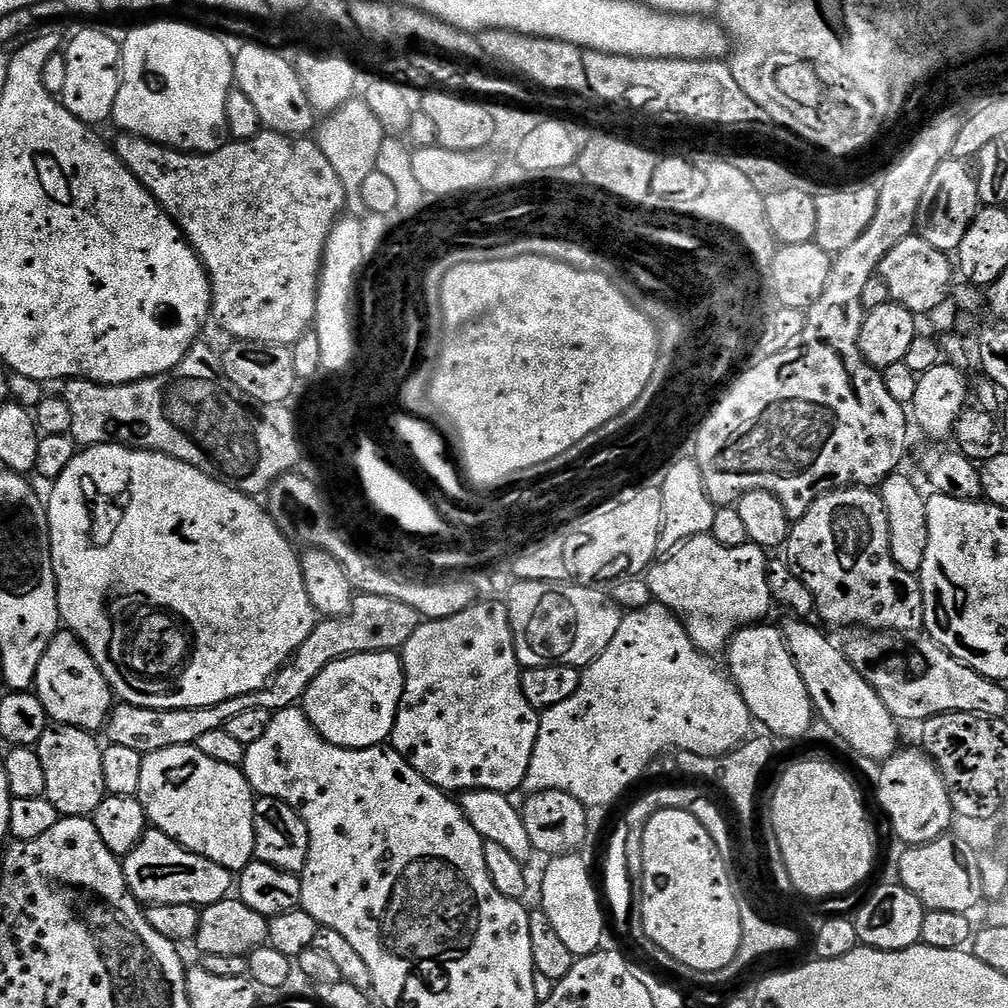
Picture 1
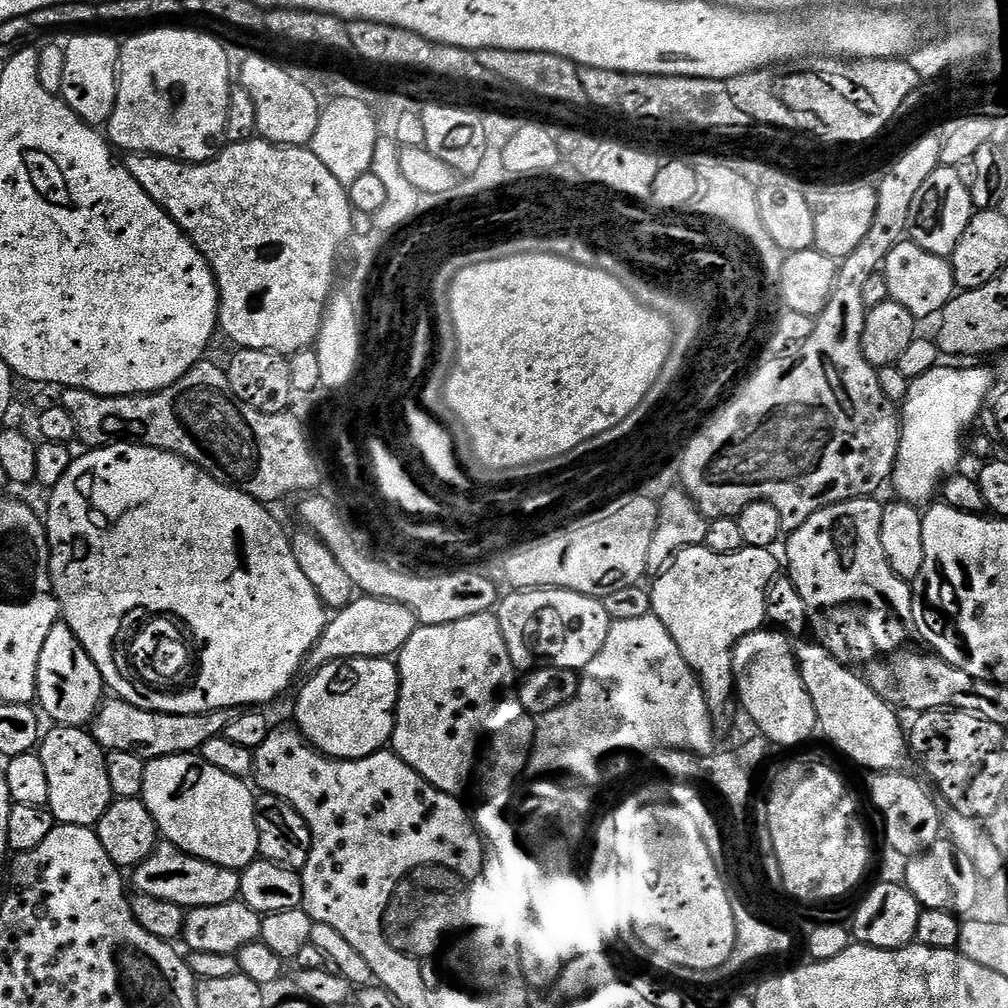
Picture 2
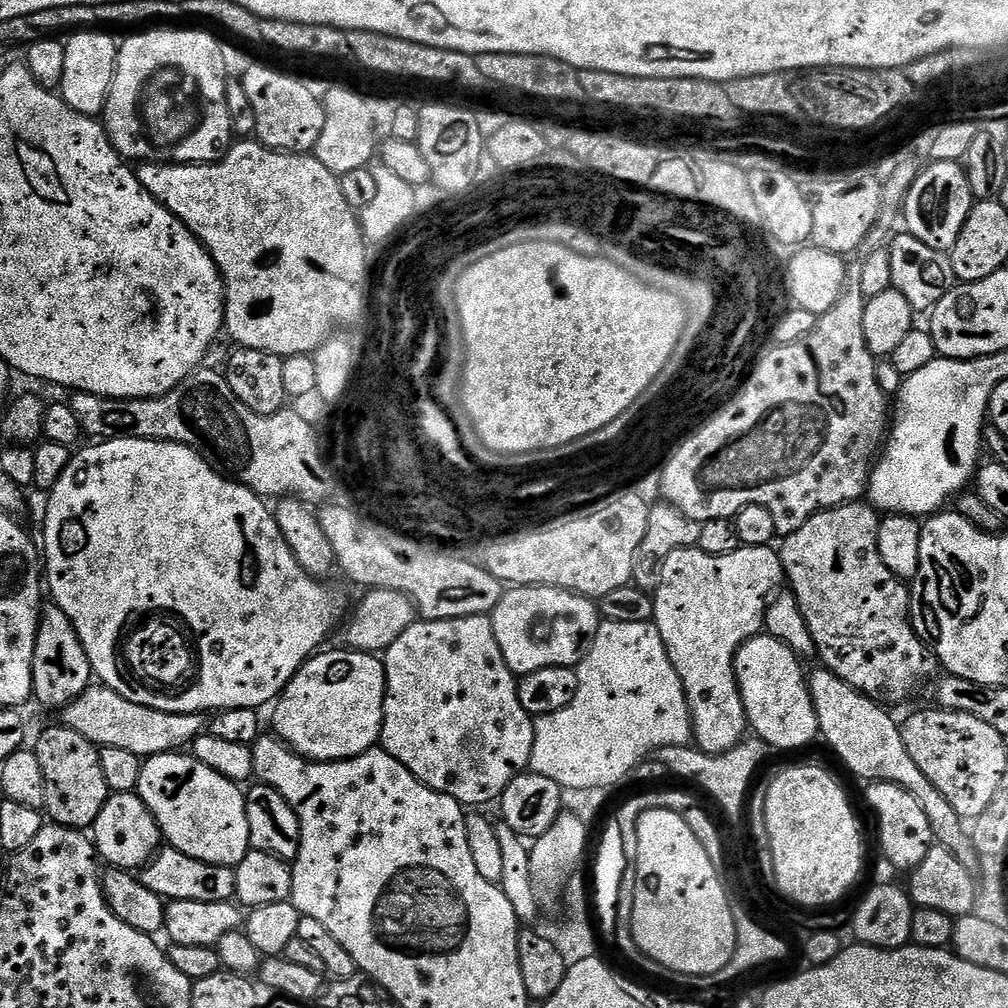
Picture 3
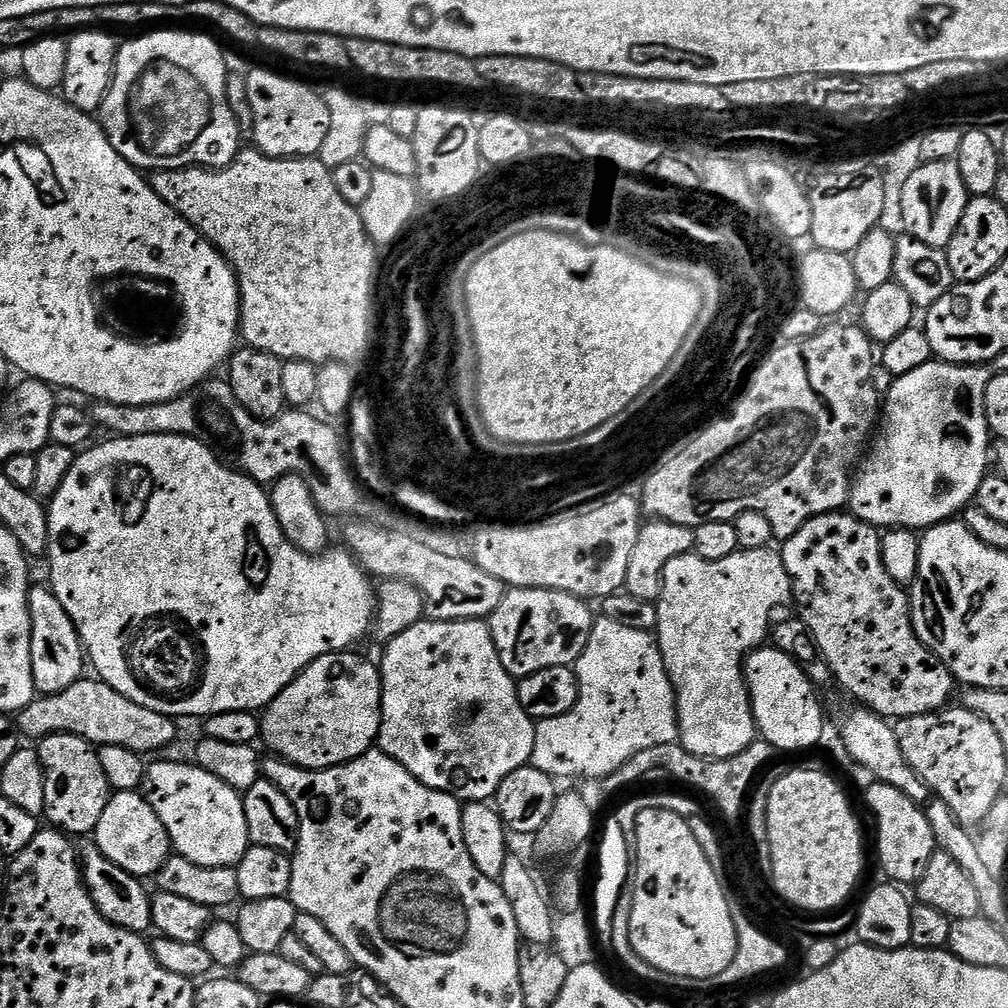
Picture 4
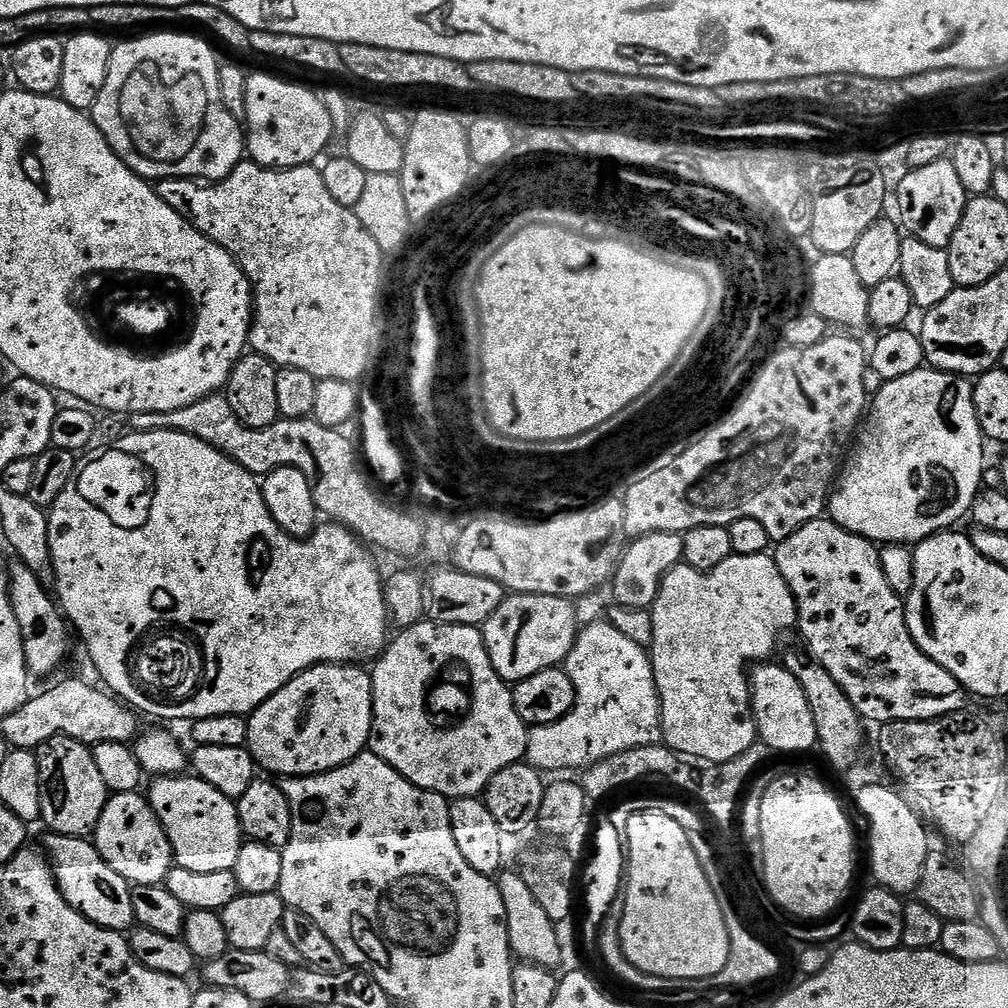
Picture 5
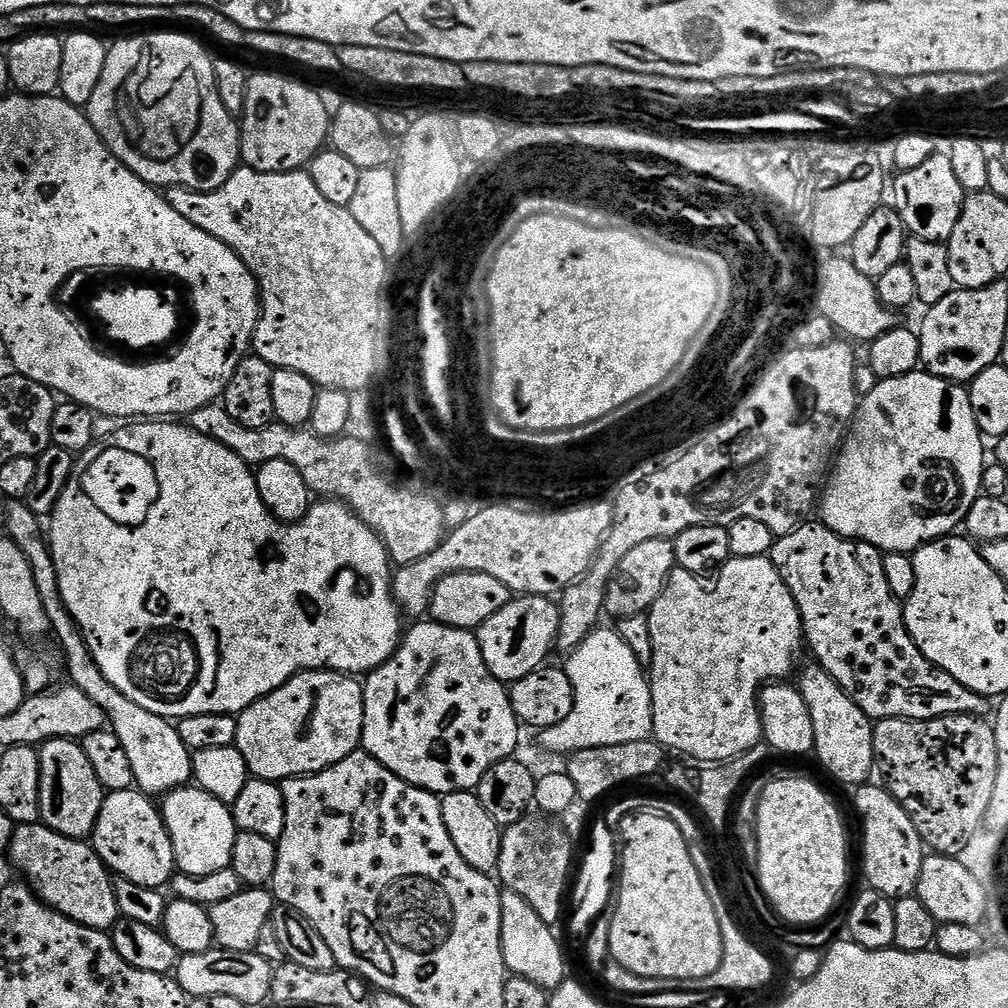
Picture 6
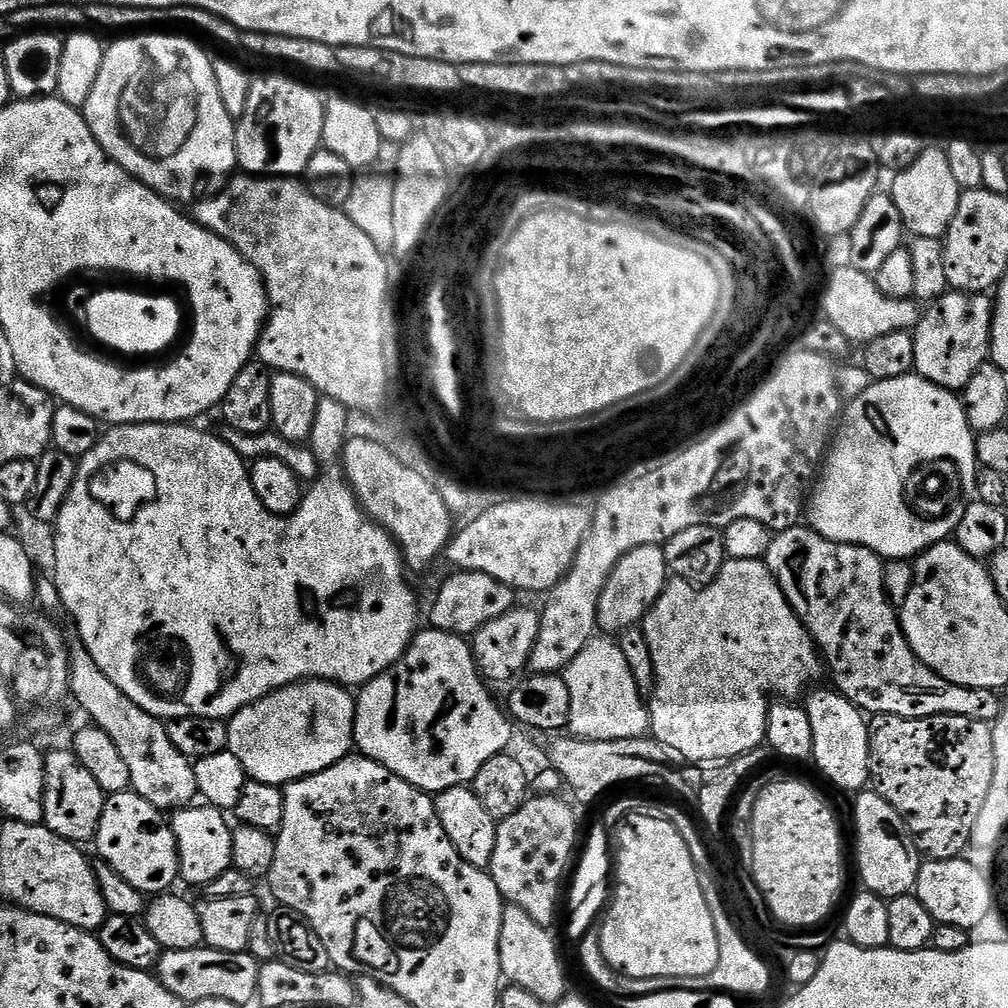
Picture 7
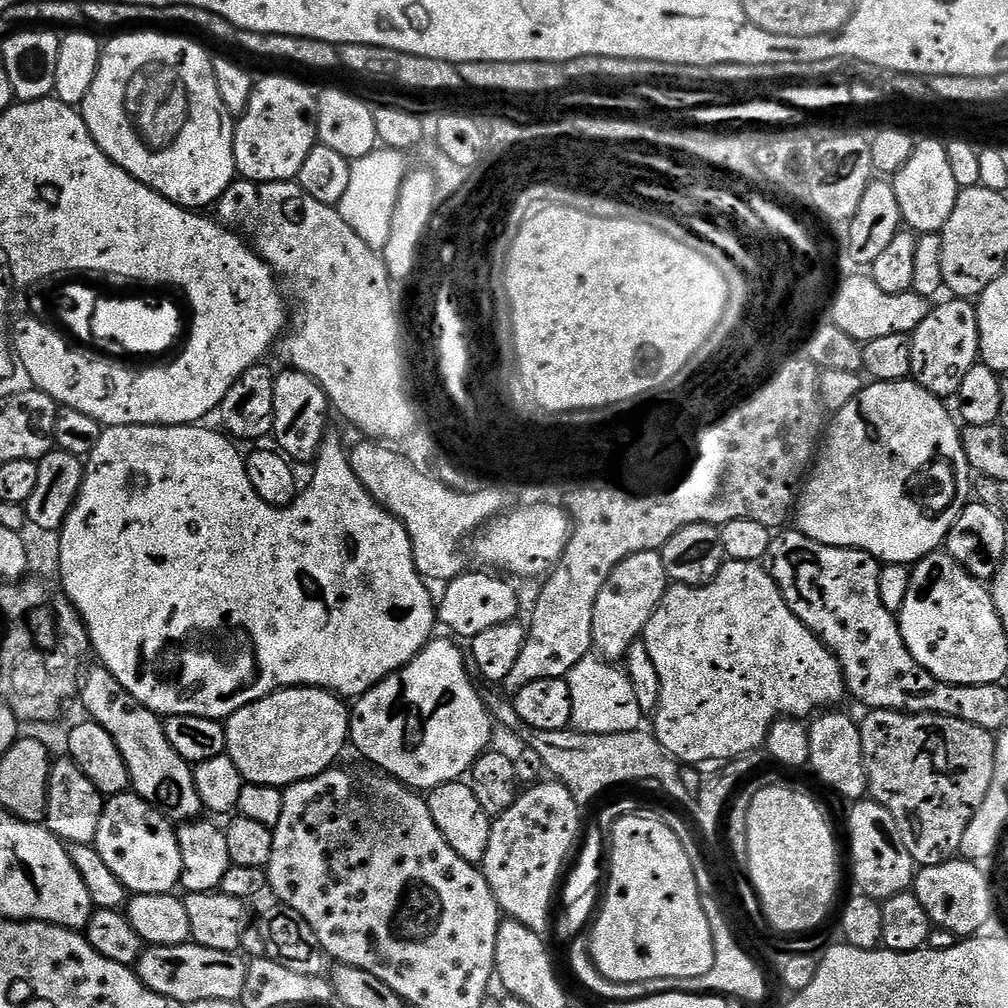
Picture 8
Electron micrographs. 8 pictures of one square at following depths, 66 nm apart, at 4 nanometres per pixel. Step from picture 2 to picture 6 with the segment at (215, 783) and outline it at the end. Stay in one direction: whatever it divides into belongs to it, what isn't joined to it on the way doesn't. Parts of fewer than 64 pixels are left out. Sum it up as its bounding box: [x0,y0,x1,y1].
[162,786,238,876]

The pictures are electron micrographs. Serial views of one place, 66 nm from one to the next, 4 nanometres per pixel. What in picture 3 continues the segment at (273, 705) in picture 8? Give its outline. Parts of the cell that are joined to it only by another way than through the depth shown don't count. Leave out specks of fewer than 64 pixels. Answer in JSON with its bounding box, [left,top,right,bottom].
[271,651,386,760]

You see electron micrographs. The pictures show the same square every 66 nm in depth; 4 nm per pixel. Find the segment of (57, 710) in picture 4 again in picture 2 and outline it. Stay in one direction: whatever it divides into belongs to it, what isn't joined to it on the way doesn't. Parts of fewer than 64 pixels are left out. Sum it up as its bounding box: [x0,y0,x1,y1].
[90,698,233,761]

